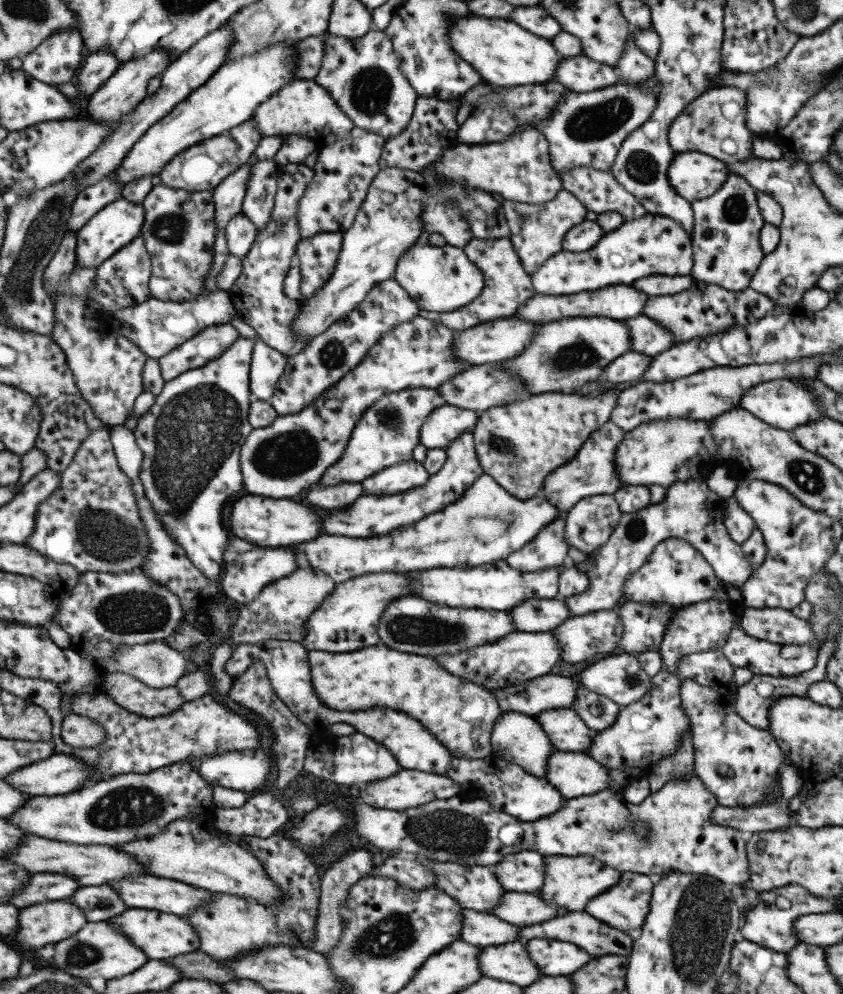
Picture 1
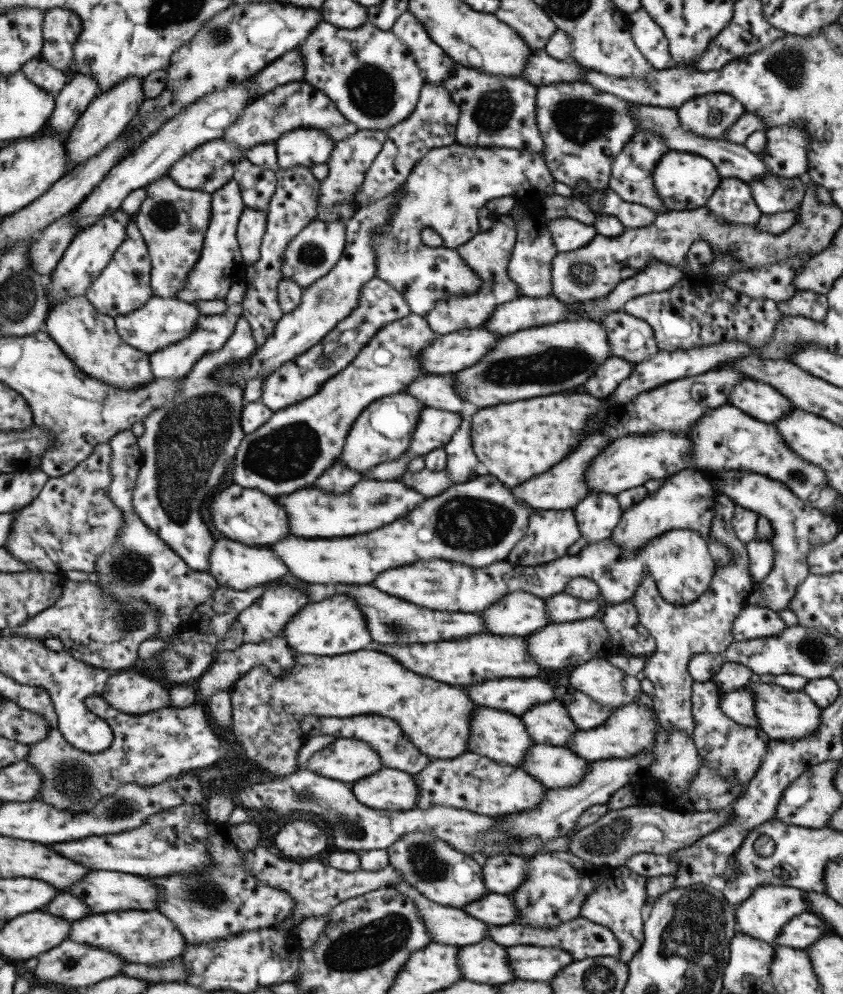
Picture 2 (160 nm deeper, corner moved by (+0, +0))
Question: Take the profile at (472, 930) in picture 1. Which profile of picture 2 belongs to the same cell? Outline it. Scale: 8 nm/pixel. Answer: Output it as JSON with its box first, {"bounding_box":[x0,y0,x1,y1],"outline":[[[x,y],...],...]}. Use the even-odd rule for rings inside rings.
{"bounding_box":[387,881,490,947],"outline":[[[405,881],[387,885],[398,890],[399,894],[415,905],[433,943],[462,947],[486,938],[490,925],[467,915],[462,909],[430,902]]]}

